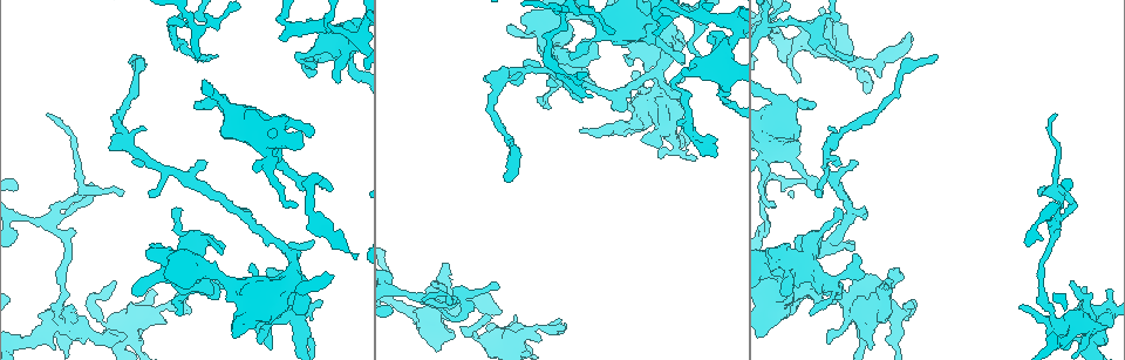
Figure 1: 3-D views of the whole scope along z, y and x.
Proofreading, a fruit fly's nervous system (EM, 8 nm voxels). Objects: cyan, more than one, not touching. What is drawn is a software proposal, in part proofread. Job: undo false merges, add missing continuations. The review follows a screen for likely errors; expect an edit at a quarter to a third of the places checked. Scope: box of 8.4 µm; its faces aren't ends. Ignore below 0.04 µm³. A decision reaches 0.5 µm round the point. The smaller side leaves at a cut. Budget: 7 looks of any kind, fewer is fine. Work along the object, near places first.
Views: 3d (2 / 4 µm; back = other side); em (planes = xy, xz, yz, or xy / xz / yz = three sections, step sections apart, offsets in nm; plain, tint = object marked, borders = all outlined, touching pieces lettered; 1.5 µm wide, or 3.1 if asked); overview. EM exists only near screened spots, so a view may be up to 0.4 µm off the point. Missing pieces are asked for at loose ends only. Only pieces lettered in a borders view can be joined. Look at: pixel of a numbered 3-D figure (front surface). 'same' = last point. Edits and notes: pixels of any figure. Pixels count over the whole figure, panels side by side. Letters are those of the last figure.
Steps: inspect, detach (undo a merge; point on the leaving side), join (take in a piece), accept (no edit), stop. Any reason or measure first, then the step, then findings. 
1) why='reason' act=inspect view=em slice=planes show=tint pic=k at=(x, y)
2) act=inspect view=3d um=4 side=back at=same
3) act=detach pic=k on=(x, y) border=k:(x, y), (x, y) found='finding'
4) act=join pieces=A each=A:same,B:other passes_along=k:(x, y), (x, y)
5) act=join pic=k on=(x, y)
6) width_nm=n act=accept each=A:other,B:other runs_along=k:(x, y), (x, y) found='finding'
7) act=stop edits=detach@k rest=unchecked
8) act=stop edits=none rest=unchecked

why='tapers out' act=inspect view=3d um=4 pic=1 at=(424, 300)

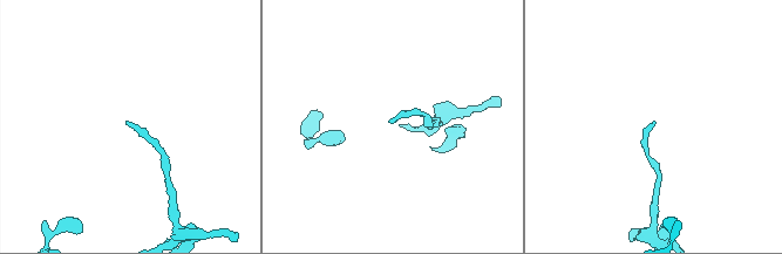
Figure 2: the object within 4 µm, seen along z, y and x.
why='need the tissue' act=inspect view=em slice=planes show=borders pic=2 at=(391, 121)

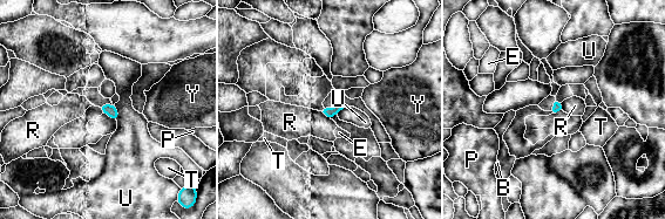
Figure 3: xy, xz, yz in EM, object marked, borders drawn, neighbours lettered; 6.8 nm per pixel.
act=accept each=B:other,E:other,P:other,R:other,T:other,U:other,Y:other border=3:(321, 111), (330, 117) found='no lettered piece goes on from it'

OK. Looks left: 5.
why='abrupt turn' act=inspect view=em slice=xy step=8 show=tint pic=1 at=(777, 22)

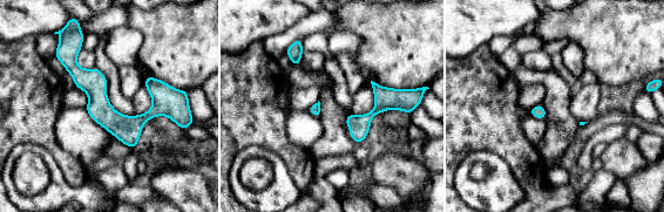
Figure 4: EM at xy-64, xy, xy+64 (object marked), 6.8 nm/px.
why='cut it another way' act=inspect view=em slice=planes show=tint at=same

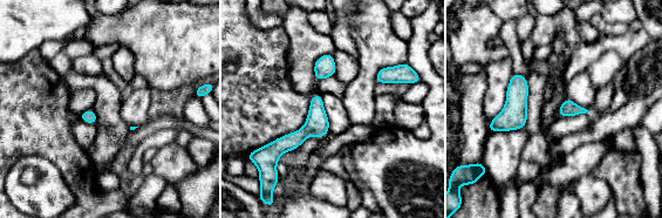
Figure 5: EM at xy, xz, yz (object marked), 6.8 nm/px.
act=inspect view=em slice=planes show=borders at=same

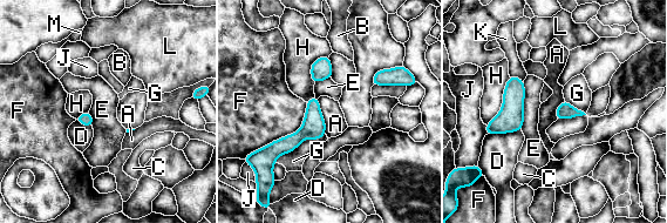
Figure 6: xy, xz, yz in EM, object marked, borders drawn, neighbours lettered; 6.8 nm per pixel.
width_nm=100 act=accept each=A:other,B:other,C:other,D:other,E:other,F:other,G:other,H:other,J:other,K:other,L:other,M:other runs_along=6:(315, 100), (313, 122), (259, 156) found='continuous, no second neuron'

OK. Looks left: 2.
why='an open end' act=inspect view=3d um=2 pic=1 at=(572, 60)

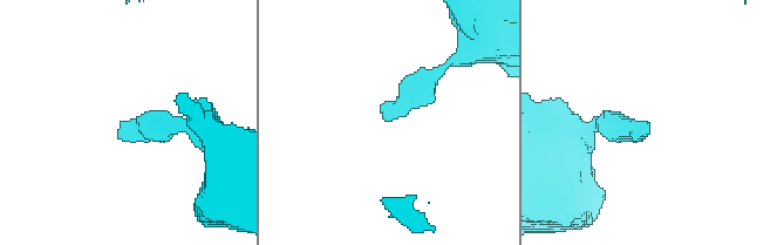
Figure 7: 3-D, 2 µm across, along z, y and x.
act=inspect view=em slice=planes show=borders pic=7 at=(646, 123)

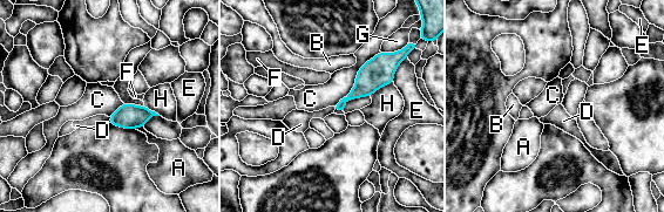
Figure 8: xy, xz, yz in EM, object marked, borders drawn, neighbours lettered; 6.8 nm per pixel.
width_nm=90 act=accept each=A:other,B:other,C:other,D:other,E:other,F:other,G:other,H:other border=8:(108, 117), (109, 122) found='none of them fits'

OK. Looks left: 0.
act=stop edits=none rest=unchecked

